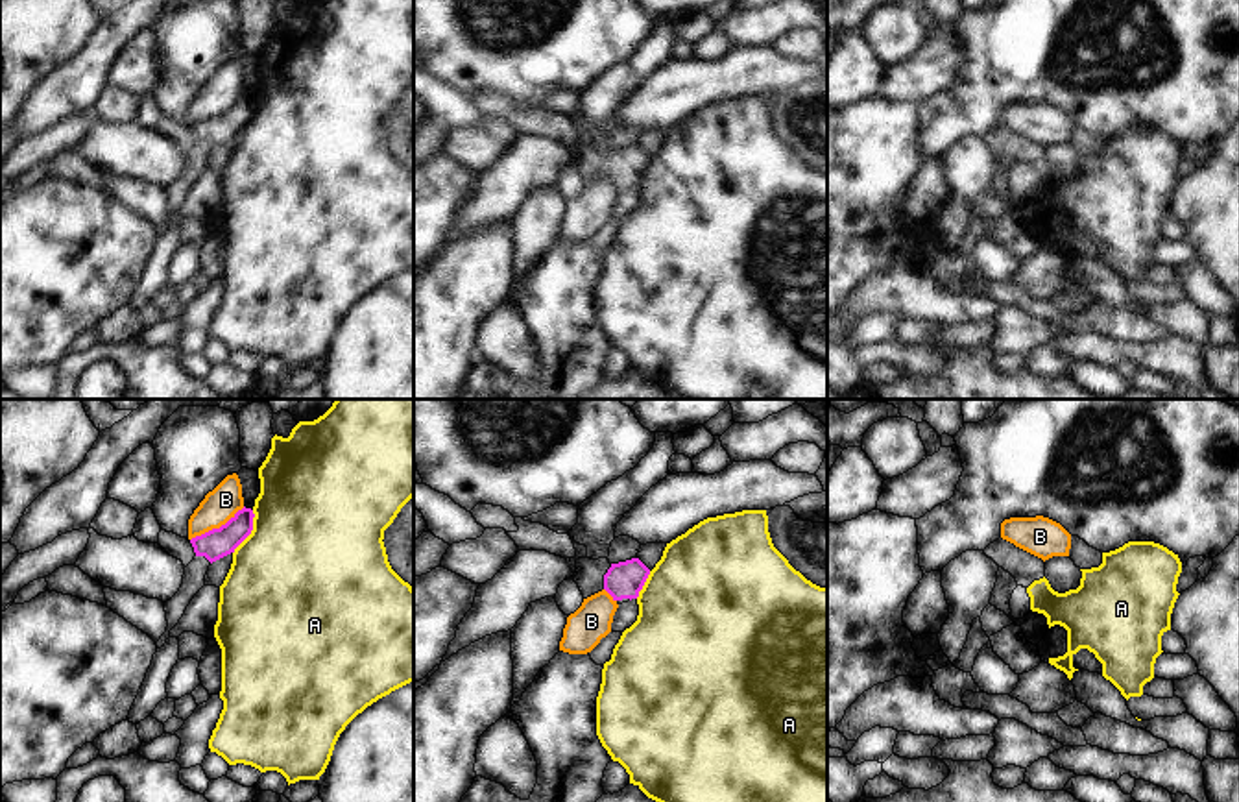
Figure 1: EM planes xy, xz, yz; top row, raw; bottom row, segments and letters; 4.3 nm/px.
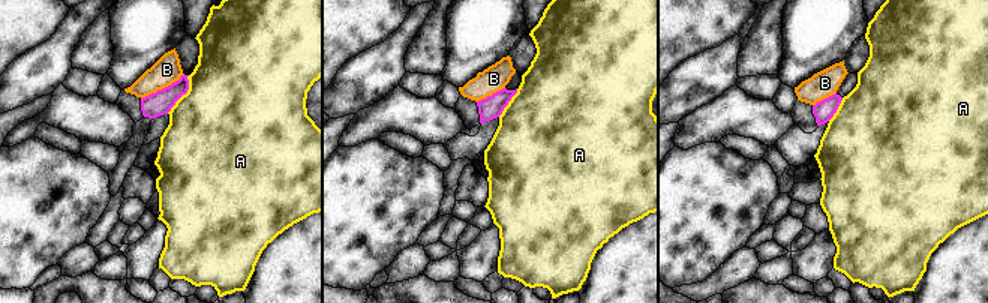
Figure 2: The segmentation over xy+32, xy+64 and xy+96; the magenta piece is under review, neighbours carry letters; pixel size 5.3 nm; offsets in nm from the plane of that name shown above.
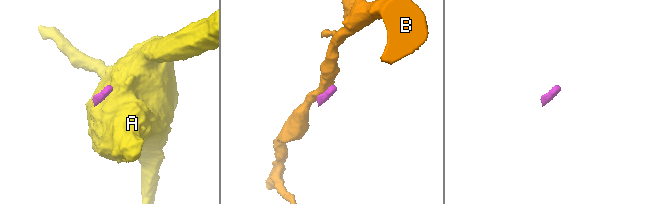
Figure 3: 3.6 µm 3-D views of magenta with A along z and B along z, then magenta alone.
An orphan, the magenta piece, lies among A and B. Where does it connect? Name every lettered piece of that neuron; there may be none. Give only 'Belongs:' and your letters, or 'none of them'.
Belongs: none of them

